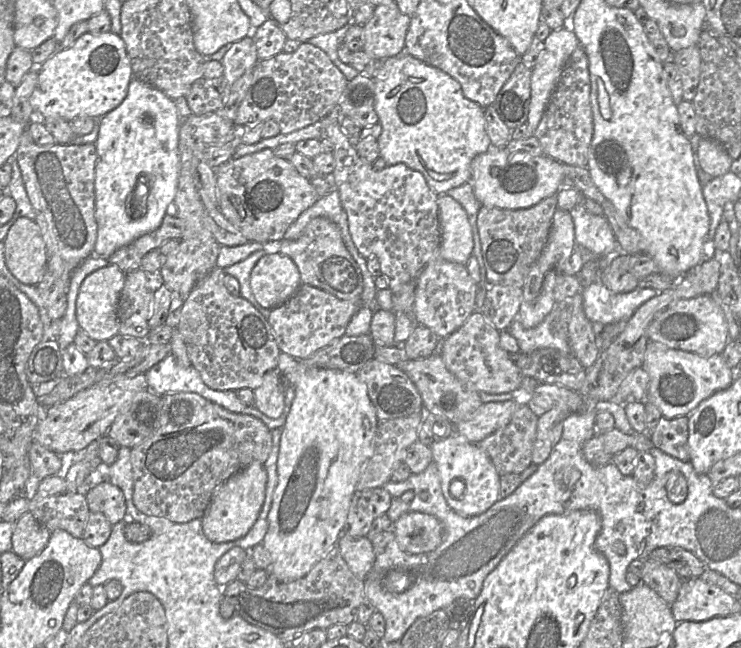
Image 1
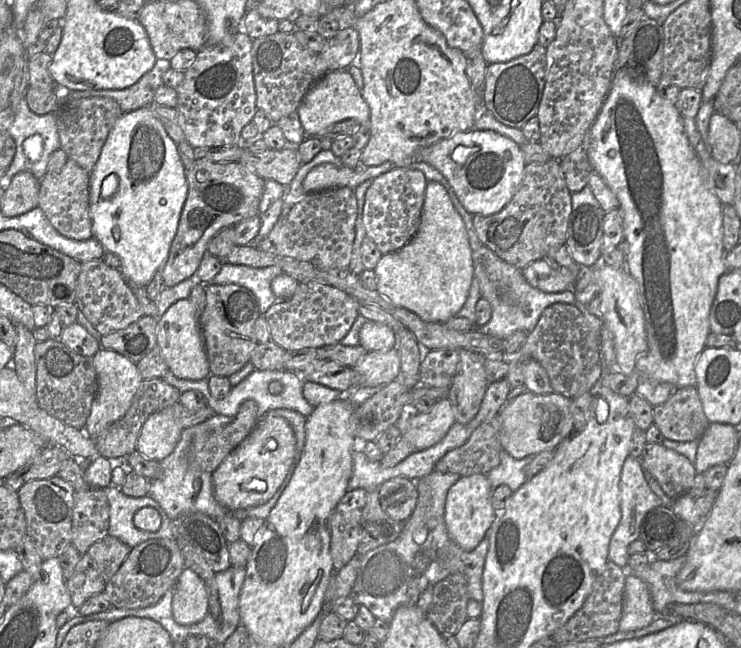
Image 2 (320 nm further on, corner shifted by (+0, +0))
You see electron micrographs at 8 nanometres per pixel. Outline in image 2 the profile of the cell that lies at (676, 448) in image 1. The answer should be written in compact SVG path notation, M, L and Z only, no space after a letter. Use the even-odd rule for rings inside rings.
M695 386L676 389L664 403L653 407L653 420L665 439L679 442L700 440L710 424Z

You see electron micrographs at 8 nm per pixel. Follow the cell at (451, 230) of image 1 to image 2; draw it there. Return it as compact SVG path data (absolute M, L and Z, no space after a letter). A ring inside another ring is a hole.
M427 182L420 224L414 237L401 249L382 255L374 271L377 291L394 305L431 323L443 324L457 316L474 277L472 249L464 222L439 182Z

